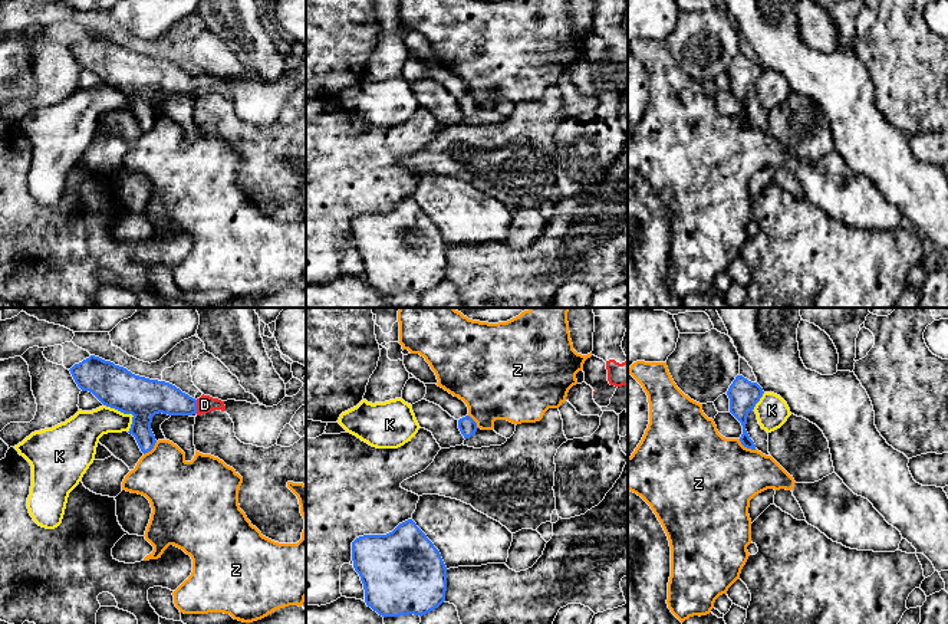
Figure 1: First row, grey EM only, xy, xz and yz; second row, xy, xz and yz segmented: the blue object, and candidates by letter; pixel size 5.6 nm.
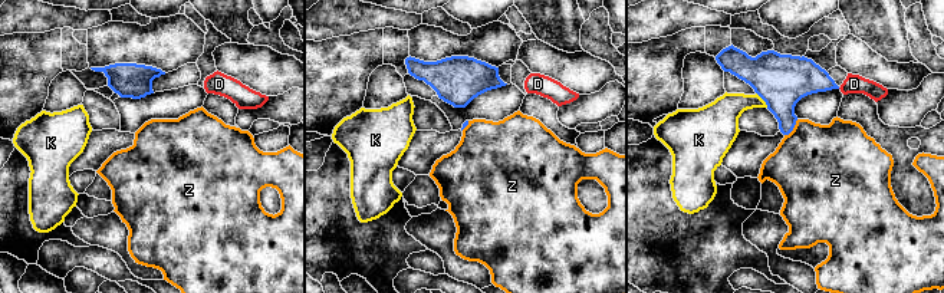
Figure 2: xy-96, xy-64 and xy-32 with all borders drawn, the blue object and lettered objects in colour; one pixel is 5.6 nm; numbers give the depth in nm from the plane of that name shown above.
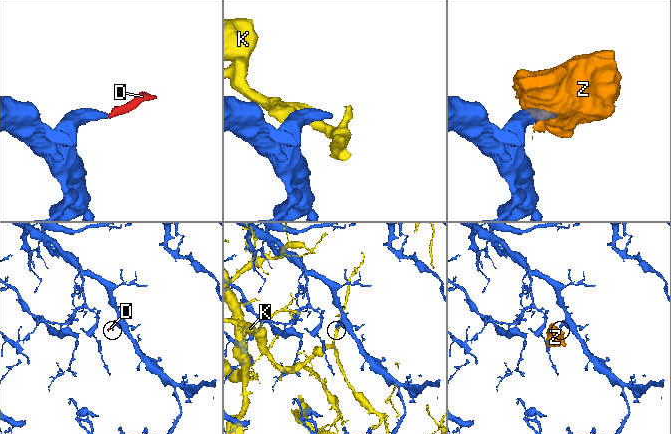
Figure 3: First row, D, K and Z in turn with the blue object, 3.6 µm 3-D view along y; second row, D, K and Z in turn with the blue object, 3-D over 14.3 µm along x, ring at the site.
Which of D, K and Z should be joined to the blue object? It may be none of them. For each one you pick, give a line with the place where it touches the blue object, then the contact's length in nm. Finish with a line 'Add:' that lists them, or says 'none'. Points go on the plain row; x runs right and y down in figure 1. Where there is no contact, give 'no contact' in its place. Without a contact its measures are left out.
D: contact xy (196, 85); length 80 nm
Add: D

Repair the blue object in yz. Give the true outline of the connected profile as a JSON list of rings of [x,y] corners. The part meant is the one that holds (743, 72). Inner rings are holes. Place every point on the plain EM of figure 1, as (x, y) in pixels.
[[[737,53],[727,69],[727,73],[730,76],[730,91],[743,104],[740,119],[744,125],[751,128],[756,128],[756,122],[745,108],[747,95],[748,91],[754,88],[763,72],[764,69],[757,60],[751,60],[743,53]]]

